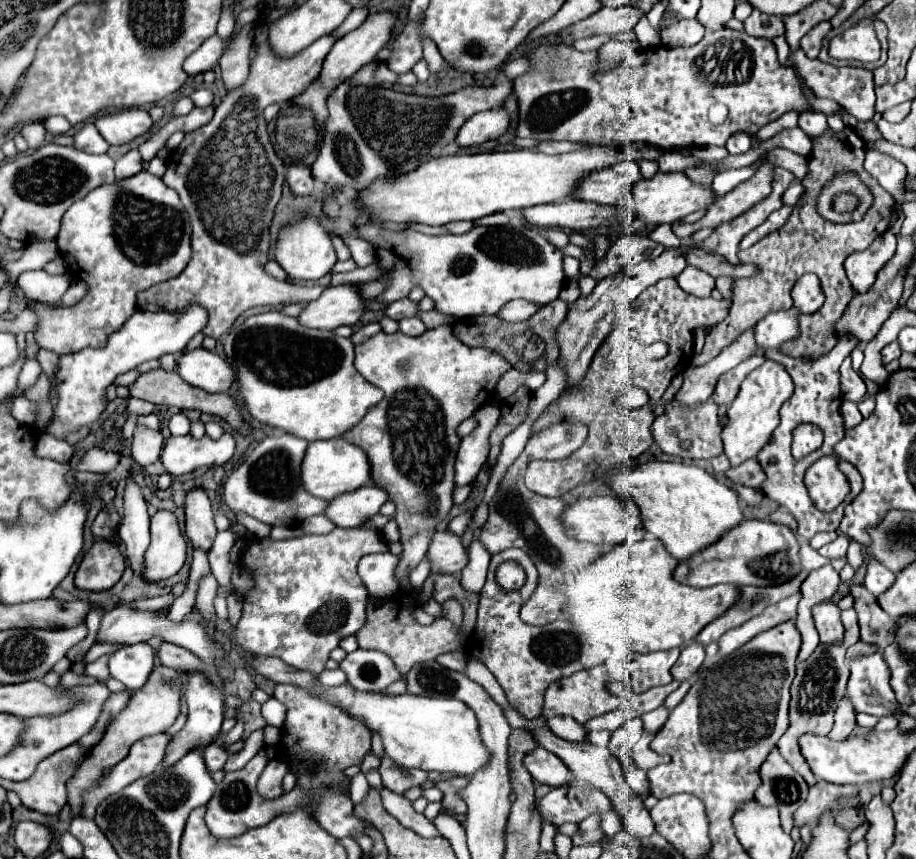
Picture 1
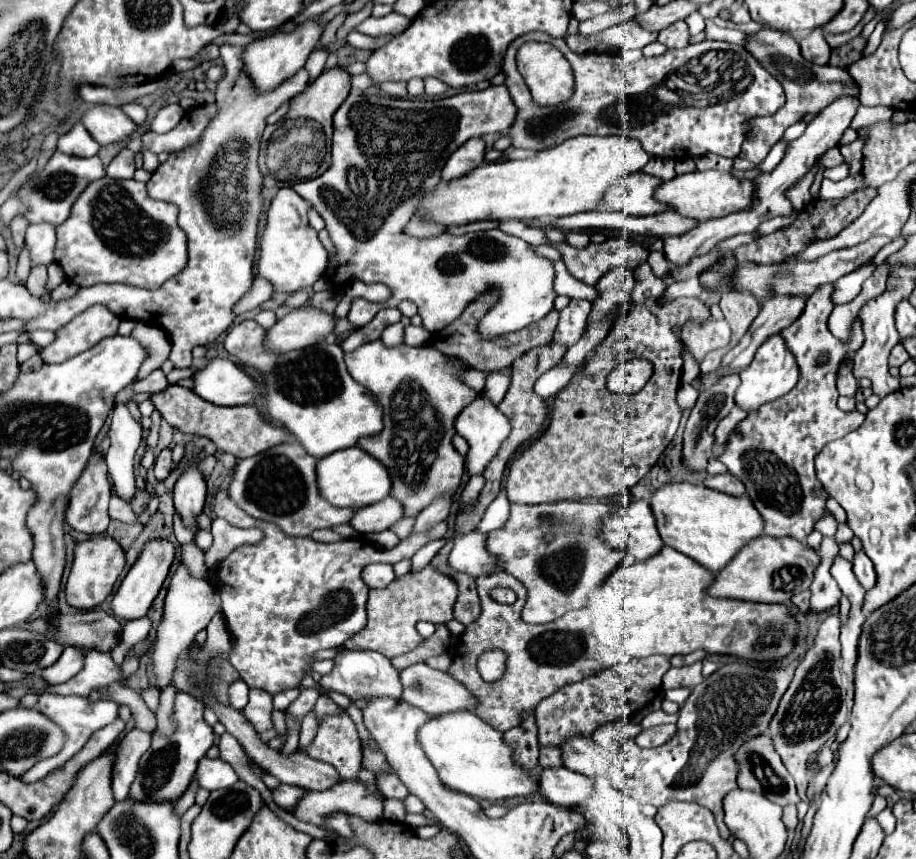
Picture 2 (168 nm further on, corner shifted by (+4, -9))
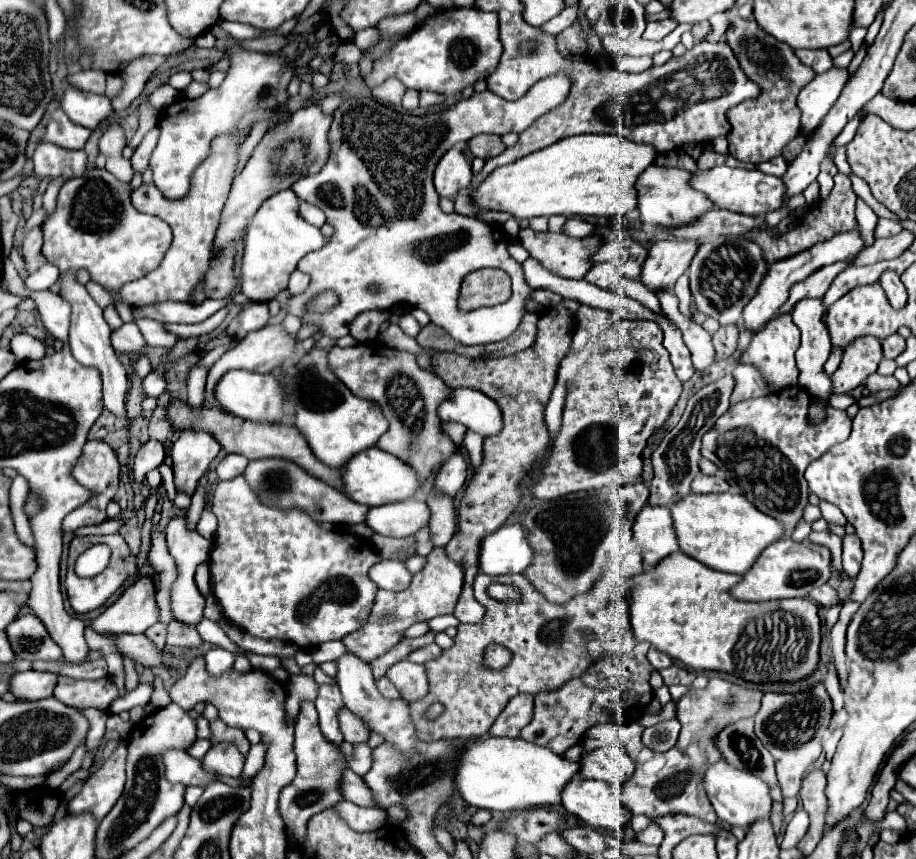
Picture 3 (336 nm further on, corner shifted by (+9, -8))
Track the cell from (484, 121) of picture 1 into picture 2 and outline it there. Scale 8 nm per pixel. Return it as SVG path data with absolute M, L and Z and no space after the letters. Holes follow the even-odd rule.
M474 137L470 141L466 141L446 161L446 165L442 169L442 179L448 181L448 179L456 179L456 177L466 175L468 171L472 171L474 167L484 163L484 153L486 153L486 141L484 139Z

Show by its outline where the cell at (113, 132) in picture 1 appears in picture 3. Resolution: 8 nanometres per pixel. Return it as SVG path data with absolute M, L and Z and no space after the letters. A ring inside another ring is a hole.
M67 86L67 90L63 92L61 108L75 124L91 130L113 112L111 100L107 96L85 92L75 86Z

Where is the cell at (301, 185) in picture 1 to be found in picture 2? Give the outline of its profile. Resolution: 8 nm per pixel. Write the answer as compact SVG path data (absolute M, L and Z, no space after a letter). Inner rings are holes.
M282 187L268 209L268 225L260 241L258 275L274 285L274 291L294 293L312 287L328 267L328 253L322 247L318 233L308 223L310 203L304 201L292 187Z

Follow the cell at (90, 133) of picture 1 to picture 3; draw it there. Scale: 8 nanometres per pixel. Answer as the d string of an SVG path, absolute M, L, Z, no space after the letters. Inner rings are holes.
M57 108L57 110L53 110L53 114L49 118L45 140L53 142L61 148L67 148L67 150L81 150L85 146L89 134L91 134L89 128L73 124L67 118L67 114L61 108Z

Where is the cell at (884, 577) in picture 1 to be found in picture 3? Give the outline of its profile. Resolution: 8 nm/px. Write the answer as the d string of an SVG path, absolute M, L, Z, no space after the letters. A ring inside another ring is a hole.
M855 534L843 536L843 570L849 576L857 576L861 570L861 544Z

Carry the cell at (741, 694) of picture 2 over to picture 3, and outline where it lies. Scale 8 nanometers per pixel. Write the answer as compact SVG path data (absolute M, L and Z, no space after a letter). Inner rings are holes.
M711 678L705 690L689 690L681 700L677 700L677 720L681 722L683 730L679 734L679 742L671 750L659 754L645 748L641 734L637 736L637 742L627 748L637 766L633 780L621 786L621 798L629 806L629 810L651 820L665 814L687 814L715 824L717 814L713 812L709 800L699 798L705 768L721 758L721 752L713 748L715 744L711 736L731 722L755 716L761 704L761 696L761 692L737 686L725 678Z

